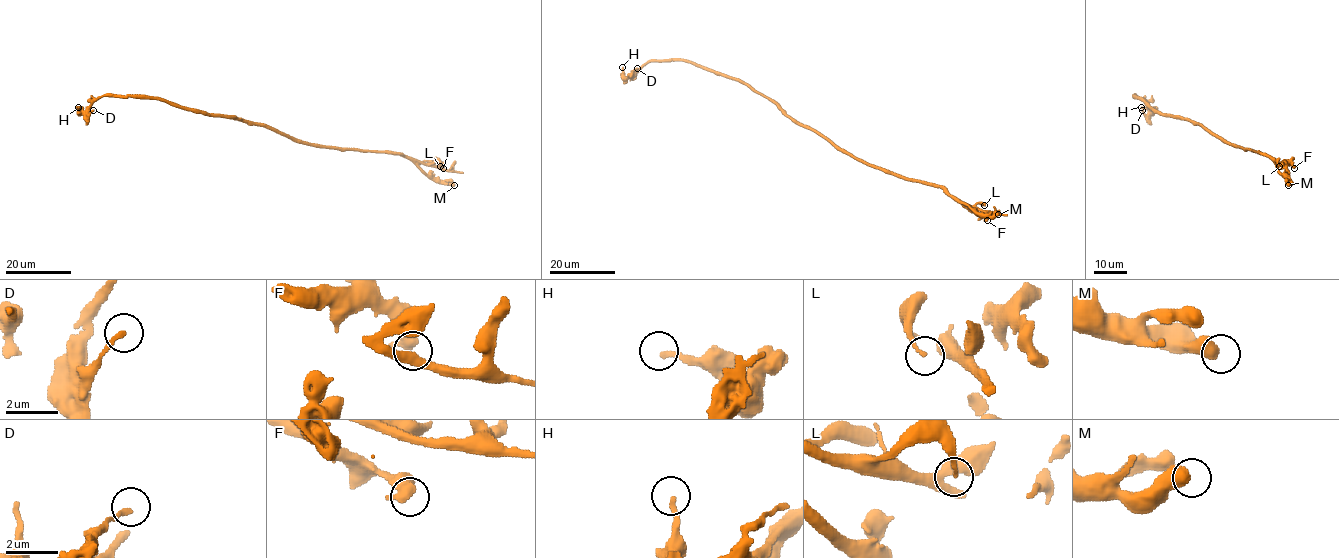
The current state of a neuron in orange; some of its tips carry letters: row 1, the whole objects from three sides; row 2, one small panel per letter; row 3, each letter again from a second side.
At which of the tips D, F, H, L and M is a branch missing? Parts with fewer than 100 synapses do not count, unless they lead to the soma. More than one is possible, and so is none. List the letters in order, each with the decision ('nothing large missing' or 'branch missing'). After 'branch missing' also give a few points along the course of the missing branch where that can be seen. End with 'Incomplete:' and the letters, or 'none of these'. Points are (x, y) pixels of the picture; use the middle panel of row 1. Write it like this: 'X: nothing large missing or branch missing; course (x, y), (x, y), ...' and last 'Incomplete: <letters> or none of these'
D: nothing large missing
F: nothing large missing
H: nothing large missing
L: nothing large missing
M: nothing large missing
Incomplete: none of these

